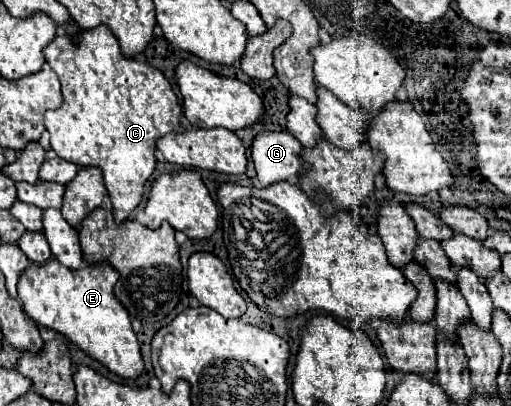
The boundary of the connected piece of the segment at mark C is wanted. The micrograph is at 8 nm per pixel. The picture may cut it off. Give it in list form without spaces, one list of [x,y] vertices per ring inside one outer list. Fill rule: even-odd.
[[[100,24],[92,30],[80,30],[74,38],[66,34],[56,36],[44,48],[44,58],[58,74],[64,96],[62,106],[56,110],[48,110],[44,118],[46,130],[50,132],[52,150],[60,158],[74,162],[76,166],[98,166],[102,170],[104,184],[114,206],[114,218],[116,222],[122,222],[140,204],[144,184],[154,172],[156,140],[162,134],[182,130],[178,122],[182,106],[164,74],[140,58],[124,56],[116,36],[108,30],[106,24]]]

